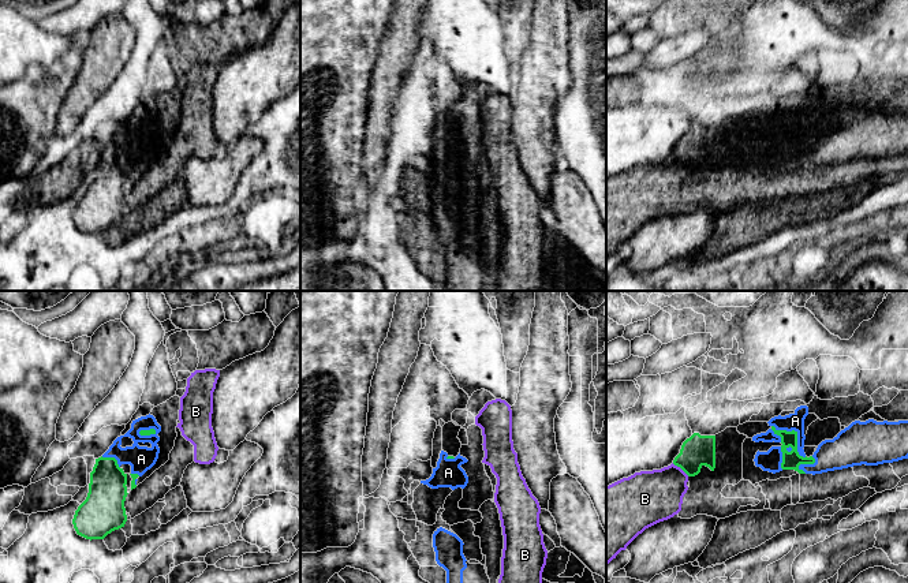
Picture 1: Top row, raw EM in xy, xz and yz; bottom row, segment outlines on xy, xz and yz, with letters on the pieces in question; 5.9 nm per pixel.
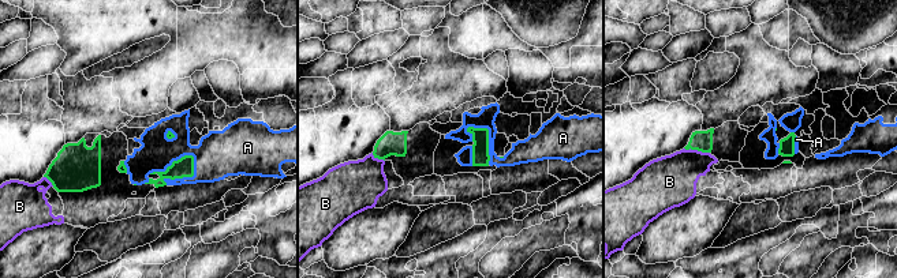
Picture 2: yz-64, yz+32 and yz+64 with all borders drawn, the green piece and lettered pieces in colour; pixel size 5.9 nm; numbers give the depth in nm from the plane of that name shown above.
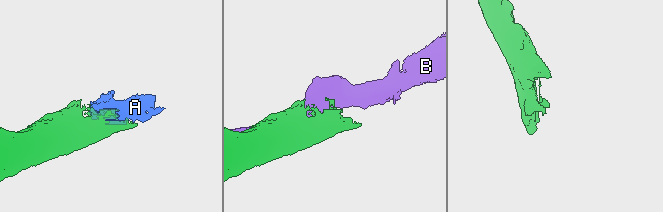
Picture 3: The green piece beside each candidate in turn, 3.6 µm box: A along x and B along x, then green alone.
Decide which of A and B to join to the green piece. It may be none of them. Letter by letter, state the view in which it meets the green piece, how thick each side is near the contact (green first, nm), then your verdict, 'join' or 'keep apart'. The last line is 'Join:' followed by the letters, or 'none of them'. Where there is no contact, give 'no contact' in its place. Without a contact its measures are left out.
A: contact in yz; calibres 110 and 100 nm; join
B: contact in yz; calibres 190 and 300 nm; keep apart
Join: A

